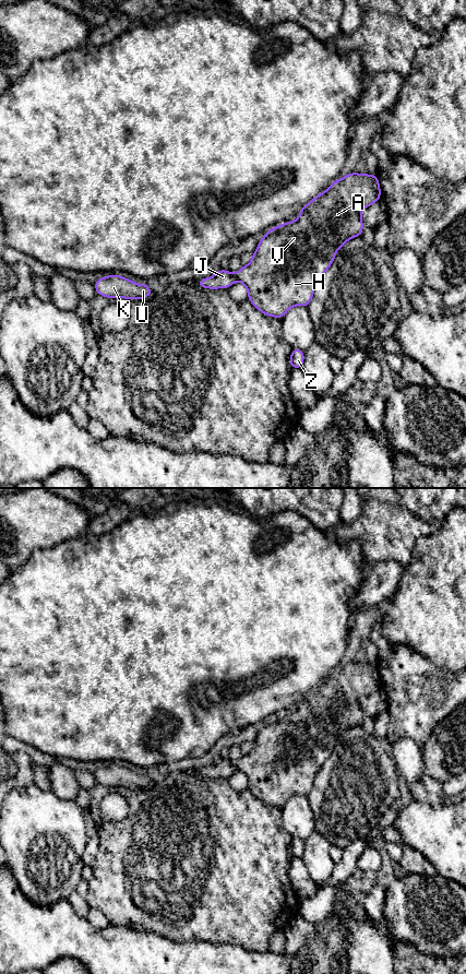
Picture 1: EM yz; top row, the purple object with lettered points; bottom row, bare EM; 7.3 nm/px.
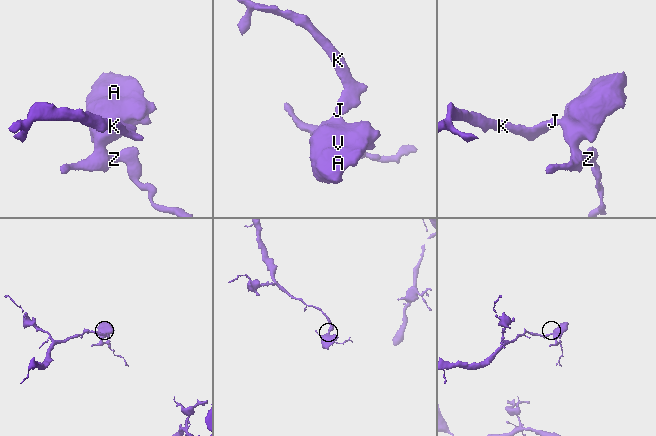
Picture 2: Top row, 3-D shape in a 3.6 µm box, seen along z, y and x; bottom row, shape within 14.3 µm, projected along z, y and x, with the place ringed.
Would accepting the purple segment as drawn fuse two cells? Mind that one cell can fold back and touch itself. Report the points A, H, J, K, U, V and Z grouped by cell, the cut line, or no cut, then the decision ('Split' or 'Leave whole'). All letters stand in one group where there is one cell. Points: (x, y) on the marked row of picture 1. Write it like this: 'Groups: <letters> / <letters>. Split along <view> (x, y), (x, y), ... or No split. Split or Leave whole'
Groups: A H J K U V Z. No split. Leave whole

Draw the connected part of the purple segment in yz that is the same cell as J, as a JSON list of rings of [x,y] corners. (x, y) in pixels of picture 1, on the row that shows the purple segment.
[[[349,173],[333,181],[325,191],[300,209],[299,216],[295,222],[284,222],[267,230],[252,253],[251,262],[248,265],[242,265],[235,275],[229,270],[217,270],[213,276],[200,278],[195,283],[207,289],[228,289],[236,281],[239,281],[244,284],[248,290],[248,300],[261,313],[282,320],[294,306],[309,307],[319,281],[332,265],[338,249],[349,239],[362,236],[361,210],[379,201],[381,201],[381,188],[377,174]]]

